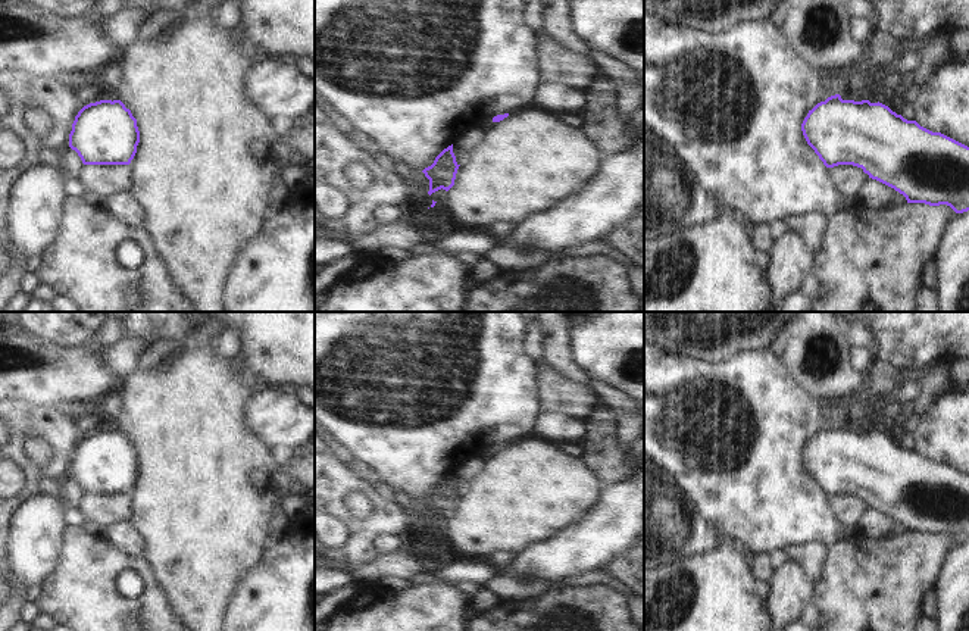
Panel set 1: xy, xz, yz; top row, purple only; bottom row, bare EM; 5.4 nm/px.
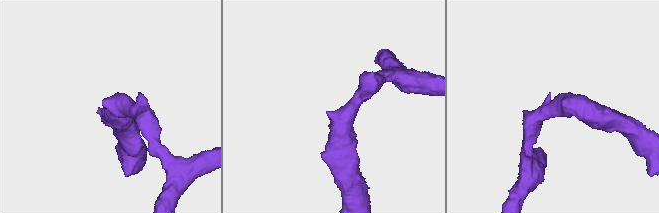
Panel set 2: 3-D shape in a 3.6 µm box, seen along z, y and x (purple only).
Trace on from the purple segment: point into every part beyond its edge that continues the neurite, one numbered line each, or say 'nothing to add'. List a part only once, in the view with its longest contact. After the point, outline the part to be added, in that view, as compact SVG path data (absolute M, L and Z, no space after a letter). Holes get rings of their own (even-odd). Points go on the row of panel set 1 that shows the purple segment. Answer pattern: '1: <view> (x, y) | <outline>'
nothing to add

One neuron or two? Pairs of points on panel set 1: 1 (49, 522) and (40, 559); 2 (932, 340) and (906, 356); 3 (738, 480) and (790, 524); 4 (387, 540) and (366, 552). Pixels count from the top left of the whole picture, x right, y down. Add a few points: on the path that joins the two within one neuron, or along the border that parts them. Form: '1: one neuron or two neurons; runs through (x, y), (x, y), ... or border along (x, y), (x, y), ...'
1: one neuron; runs through (40, 531), (40, 550)
2: one neuron; runs through (927, 340), (922, 340), (912, 350)
3: one neuron; runs through (752, 486), (777, 511)
4: two neurons; border along (399, 534), (380, 534), (374, 540), (377, 553)

